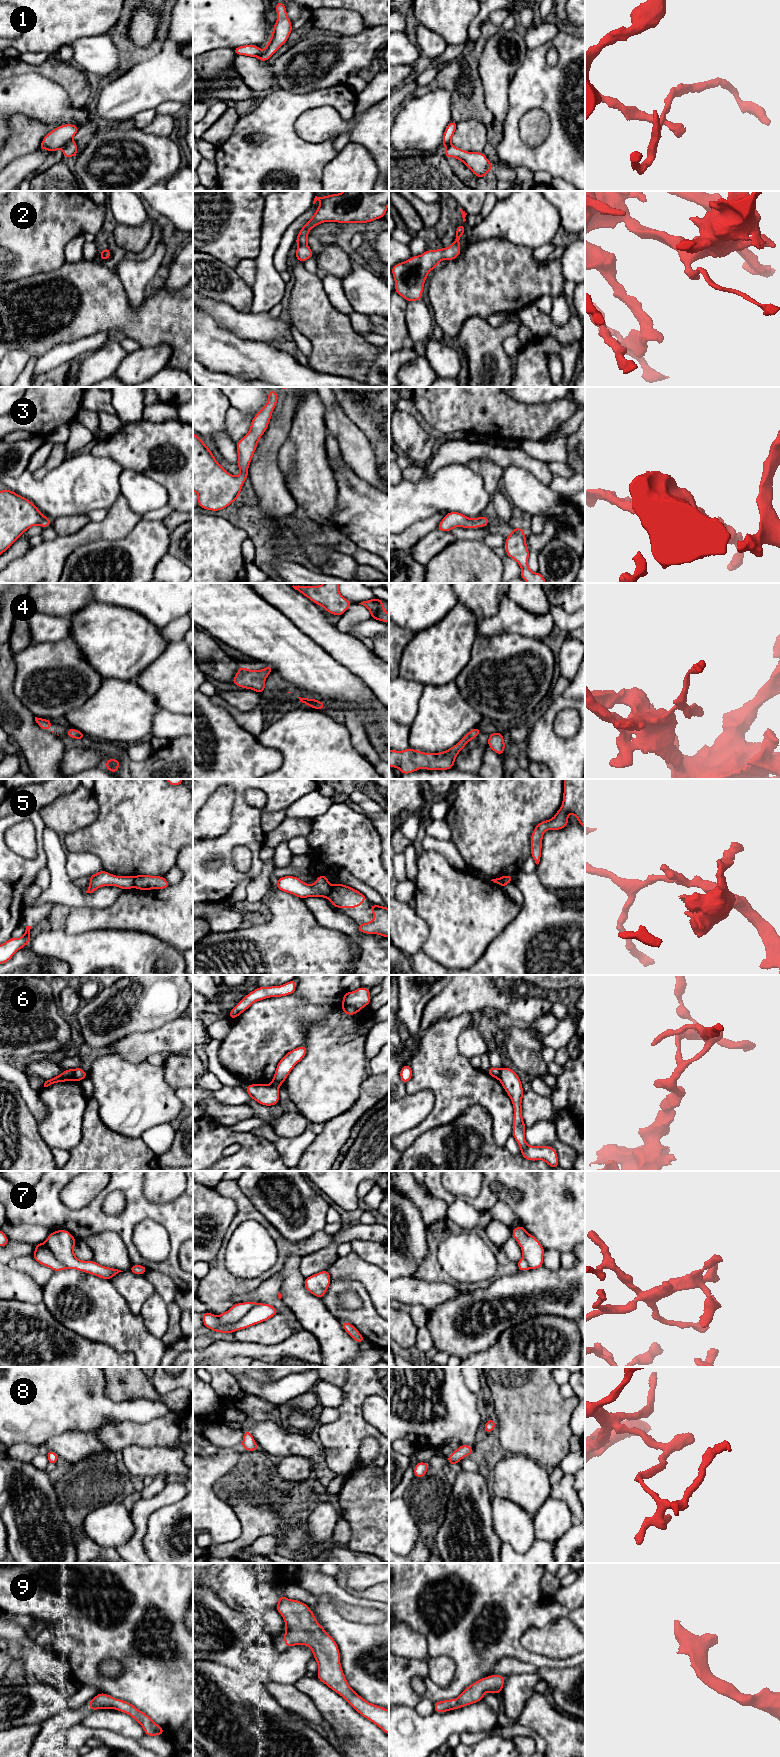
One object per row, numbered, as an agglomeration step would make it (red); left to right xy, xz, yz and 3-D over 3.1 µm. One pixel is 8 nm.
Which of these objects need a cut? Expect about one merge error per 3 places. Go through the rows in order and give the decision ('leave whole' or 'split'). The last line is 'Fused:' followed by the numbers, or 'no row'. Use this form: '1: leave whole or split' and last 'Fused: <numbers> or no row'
1: split
2: leave whole
3: leave whole
4: leave whole
5: split
6: split
7: leave whole
8: leave whole
9: leave whole
Fused: 1, 5, 6

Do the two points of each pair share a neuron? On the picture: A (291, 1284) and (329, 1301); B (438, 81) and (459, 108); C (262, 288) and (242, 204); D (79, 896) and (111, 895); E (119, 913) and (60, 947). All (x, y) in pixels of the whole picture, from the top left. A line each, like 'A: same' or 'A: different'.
A: different
B: same
C: different
D: same
E: different

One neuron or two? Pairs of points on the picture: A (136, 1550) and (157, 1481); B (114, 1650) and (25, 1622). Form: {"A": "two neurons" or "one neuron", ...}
{"A": "two neurons", "B": "two neurons"}

